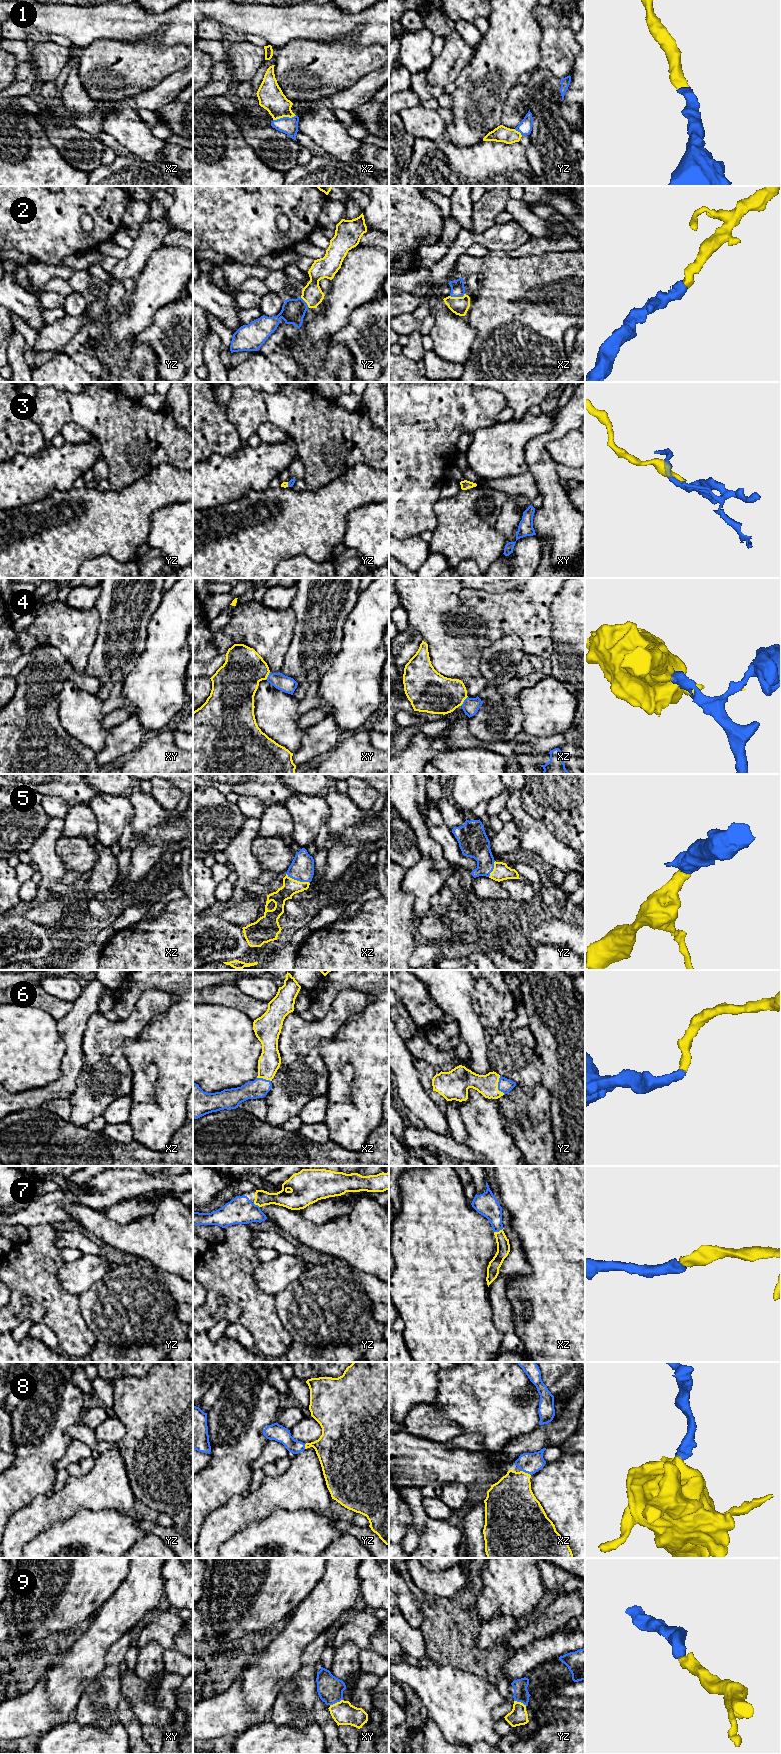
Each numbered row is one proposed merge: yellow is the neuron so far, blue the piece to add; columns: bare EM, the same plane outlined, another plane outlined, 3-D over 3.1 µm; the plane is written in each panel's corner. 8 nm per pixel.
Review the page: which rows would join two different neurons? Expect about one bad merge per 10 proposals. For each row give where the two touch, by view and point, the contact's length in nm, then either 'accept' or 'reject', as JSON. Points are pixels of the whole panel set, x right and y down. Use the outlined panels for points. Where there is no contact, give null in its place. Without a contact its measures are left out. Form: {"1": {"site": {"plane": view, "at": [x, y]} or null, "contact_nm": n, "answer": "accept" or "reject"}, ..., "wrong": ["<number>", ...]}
{"1": {"site": {"plane": "xz", "at": [284, 116]}, "contact_nm": 190, "answer": "accept"}, "2": {"site": {"plane": "xz", "at": [457, 297]}, "contact_nm": 120, "answer": "accept"}, "3": {"site": {"plane": "yz", "at": [287, 484]}, "contact_nm": 40, "answer": "accept"}, "4": {"site": {"plane": "xz", "at": [463, 701]}, "contact_nm": 100, "answer": "accept"}, "5": {"site": {"plane": "xz", "at": [298, 881]}, "contact_nm": 200, "answer": "accept"}, "6": {"site": {"plane": "yz", "at": [497, 1086]}, "contact_nm": 160, "answer": "accept"}, "7": {"site": {"plane": "xz", "at": [499, 1231]}, "contact_nm": 80, "answer": "accept"}, "8": {"site": {"plane": "xz", "at": [526, 1473]}, "contact_nm": 90, "answer": "accept"}, "9": {"site": {"plane": "xy", "at": [337, 1702]}, "contact_nm": 120, "answer": "accept"}, "wrong": []}

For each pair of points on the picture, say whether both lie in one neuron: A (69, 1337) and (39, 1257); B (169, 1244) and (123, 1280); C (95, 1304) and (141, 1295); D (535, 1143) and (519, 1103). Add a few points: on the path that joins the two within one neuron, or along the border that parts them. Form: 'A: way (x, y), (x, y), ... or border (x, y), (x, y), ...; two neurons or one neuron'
A: way (64, 1317), (39, 1292), (39, 1277); one neuron
B: border (138, 1259), (145, 1260), (152, 1266); two neurons
C: way (106, 1303), (130, 1303); one neuron
D: way (533, 1133), (524, 1113); one neuron

